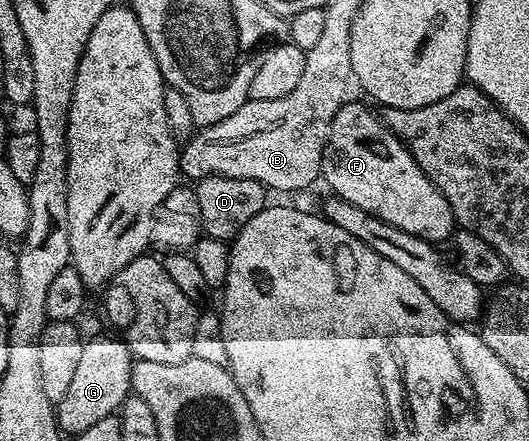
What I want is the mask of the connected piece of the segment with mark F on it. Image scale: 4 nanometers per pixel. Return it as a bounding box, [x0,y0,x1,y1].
[322,101,458,244]

